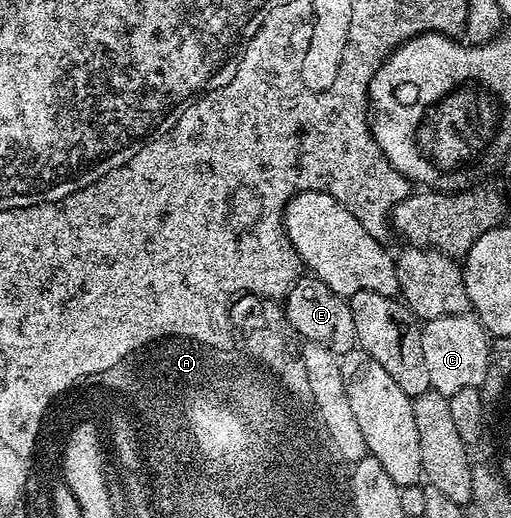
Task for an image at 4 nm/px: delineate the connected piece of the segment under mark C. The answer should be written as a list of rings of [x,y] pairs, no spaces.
[[[471,314],[438,317],[423,324],[422,354],[430,372],[430,385],[443,395],[453,395],[458,389],[480,388],[486,381],[489,350],[490,336]]]

